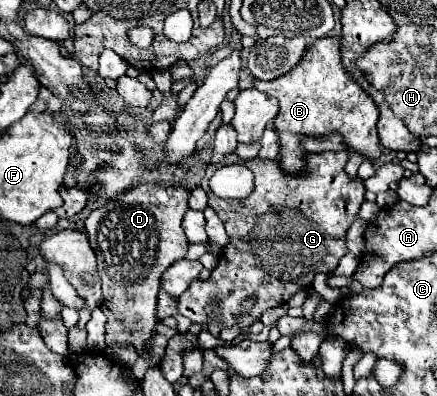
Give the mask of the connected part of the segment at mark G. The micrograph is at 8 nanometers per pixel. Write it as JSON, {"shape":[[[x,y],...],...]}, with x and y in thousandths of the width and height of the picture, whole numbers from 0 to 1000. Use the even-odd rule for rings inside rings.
{"shape":[[[757,381],[721,386],[721,391],[703,396],[703,407],[712,407],[712,437],[703,437],[703,447],[648,447],[648,437],[638,437],[634,407],[593,407],[593,402],[556,407],[538,386],[524,391],[519,402],[510,402],[515,417],[547,412],[547,417],[561,417],[584,442],[579,487],[565,492],[561,503],[510,503],[510,497],[487,492],[478,477],[469,482],[478,492],[478,523],[492,528],[492,538],[510,558],[519,598],[542,634],[510,634],[501,644],[497,674],[478,694],[478,705],[469,705],[469,710],[446,705],[437,715],[428,740],[419,740],[419,750],[410,750],[410,790],[423,795],[428,806],[437,806],[442,816],[501,816],[510,826],[529,826],[542,816],[556,831],[556,826],[570,826],[584,811],[593,811],[602,785],[657,765],[657,755],[666,755],[680,735],[707,725],[725,689],[757,689],[771,674],[785,639],[794,634],[789,588],[803,573],[803,563],[812,558],[826,513],[835,508],[831,457],[826,452],[803,457],[789,437],[794,402],[799,402],[794,386],[757,386]],[[579,740],[588,745],[584,775],[579,775],[574,795],[556,795],[551,760]],[[474,770],[487,775],[483,801],[469,785]]]}

